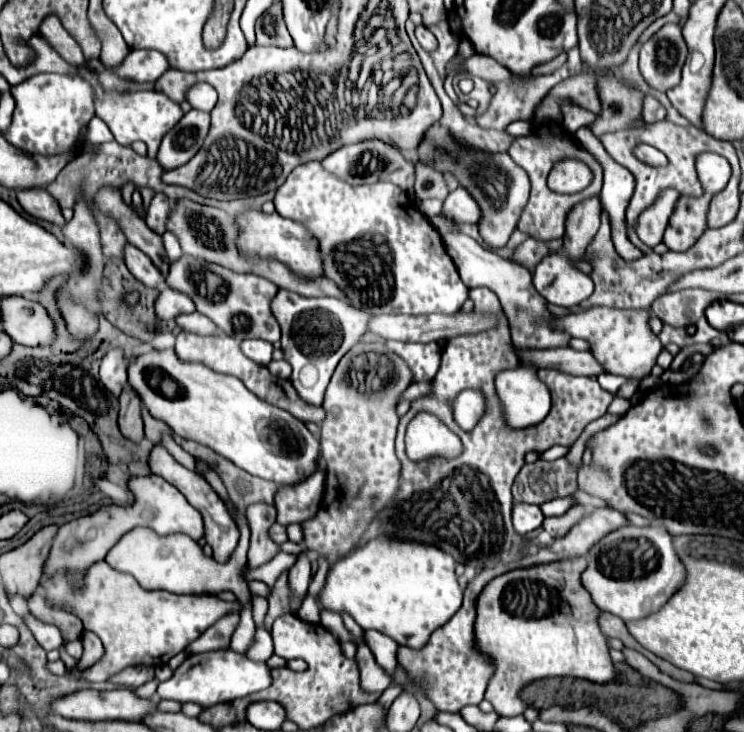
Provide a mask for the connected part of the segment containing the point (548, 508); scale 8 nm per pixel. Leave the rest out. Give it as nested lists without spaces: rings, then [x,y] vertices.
[[[564,496],[564,498],[554,498],[550,502],[544,502],[540,508],[542,508],[544,516],[562,516],[576,504],[578,504],[578,500],[574,496]]]

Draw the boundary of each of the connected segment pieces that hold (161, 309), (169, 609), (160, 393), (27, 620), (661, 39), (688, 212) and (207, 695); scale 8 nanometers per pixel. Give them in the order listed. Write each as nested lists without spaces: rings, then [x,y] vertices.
[[[170,286],[160,290],[160,296],[156,300],[158,318],[176,318],[182,312],[194,312],[194,310],[196,310],[196,306],[188,294],[174,290]]]
[[[96,562],[96,566],[90,566],[90,574],[86,576],[86,590],[72,592],[70,586],[62,582],[62,578],[54,578],[54,582],[44,582],[42,586],[50,604],[70,602],[68,612],[76,614],[84,622],[84,628],[94,630],[104,644],[102,660],[84,670],[83,678],[88,682],[106,682],[110,674],[120,672],[132,664],[158,666],[168,662],[218,618],[232,610],[240,610],[238,602],[224,602],[208,594],[180,596],[162,590],[142,590],[132,576],[112,570],[106,562]]]
[[[150,350],[148,354],[140,354],[138,362],[128,366],[128,382],[134,386],[134,390],[138,390],[144,406],[154,418],[164,420],[176,434],[212,448],[252,476],[276,482],[278,486],[296,486],[318,470],[320,444],[304,422],[294,418],[290,412],[250,394],[250,390],[234,376],[214,372],[202,364],[184,364],[174,350]]]
[[[28,612],[26,616],[22,616],[22,620],[24,620],[24,624],[30,628],[30,632],[34,632],[36,642],[38,642],[46,652],[50,652],[62,646],[64,636],[62,636],[62,630],[60,630],[58,626],[46,624],[46,622],[38,620],[36,616],[32,616],[30,612]]]
[[[668,22],[640,48],[640,72],[644,80],[666,92],[680,82],[680,70],[688,56],[682,26]]]
[[[680,198],[664,232],[664,242],[674,252],[684,252],[706,230],[706,198]]]
[[[230,648],[214,650],[208,654],[188,656],[172,674],[170,680],[160,682],[158,696],[178,702],[194,702],[200,706],[214,706],[222,702],[232,702],[236,698],[250,696],[254,692],[266,690],[272,684],[272,670],[266,662],[254,662],[244,654],[238,654]]]

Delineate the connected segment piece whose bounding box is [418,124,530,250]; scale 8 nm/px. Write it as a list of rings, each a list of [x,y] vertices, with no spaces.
[[[434,124],[426,132],[426,138],[420,144],[418,152],[422,162],[428,162],[430,166],[442,172],[448,170],[458,178],[460,186],[464,186],[474,196],[474,200],[482,206],[482,222],[478,224],[480,236],[490,248],[494,250],[504,248],[510,234],[516,228],[518,210],[522,210],[522,206],[526,206],[528,202],[530,180],[526,172],[518,164],[514,164],[508,154],[480,154],[480,152],[462,150],[440,124]]]

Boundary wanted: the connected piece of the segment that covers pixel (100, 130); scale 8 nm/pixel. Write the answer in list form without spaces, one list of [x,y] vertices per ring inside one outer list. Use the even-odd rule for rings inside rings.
[[[92,118],[90,122],[88,122],[88,128],[86,128],[86,146],[90,144],[90,146],[98,146],[98,144],[102,144],[102,142],[110,142],[110,140],[114,140],[114,136],[112,136],[112,132],[108,130],[108,126],[100,120],[100,118]]]

